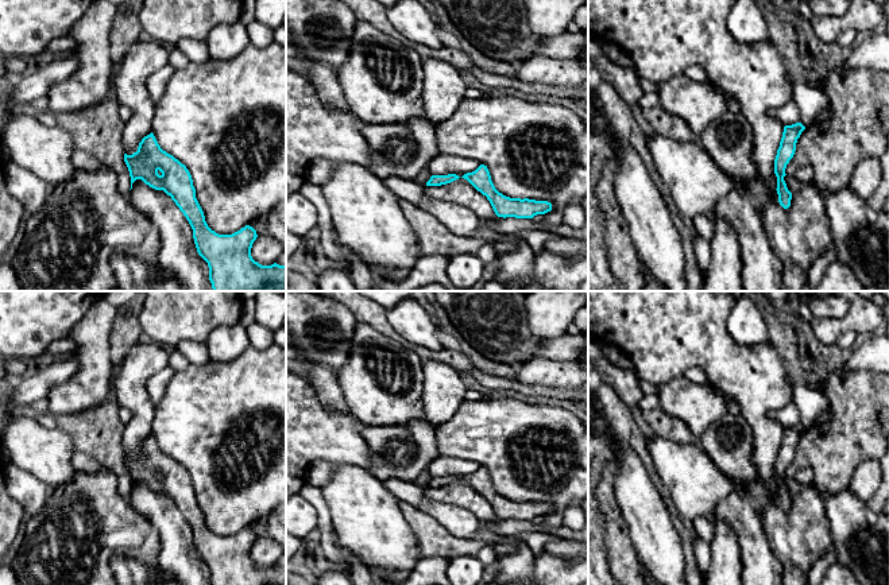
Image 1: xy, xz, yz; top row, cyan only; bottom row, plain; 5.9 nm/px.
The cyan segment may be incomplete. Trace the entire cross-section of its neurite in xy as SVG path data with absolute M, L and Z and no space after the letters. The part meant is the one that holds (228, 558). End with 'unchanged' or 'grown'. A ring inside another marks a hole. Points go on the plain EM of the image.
M152 434L142 441L136 454L132 457L124 456L124 464L131 479L131 491L136 481L142 481L150 489L163 492L170 497L183 515L193 531L197 554L208 565L210 585L286 585L286 567L277 565L262 567L252 561L251 550L258 539L252 528L246 527L232 536L219 536L208 528L204 514L196 500L196 491L189 472L161 450Z; unchanged

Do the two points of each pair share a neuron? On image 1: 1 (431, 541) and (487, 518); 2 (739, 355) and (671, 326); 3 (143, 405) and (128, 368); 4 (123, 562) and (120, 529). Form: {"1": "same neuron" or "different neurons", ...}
{"1": "same neuron", "2": "same neuron", "3": "same neuron", "4": "different neurons"}

